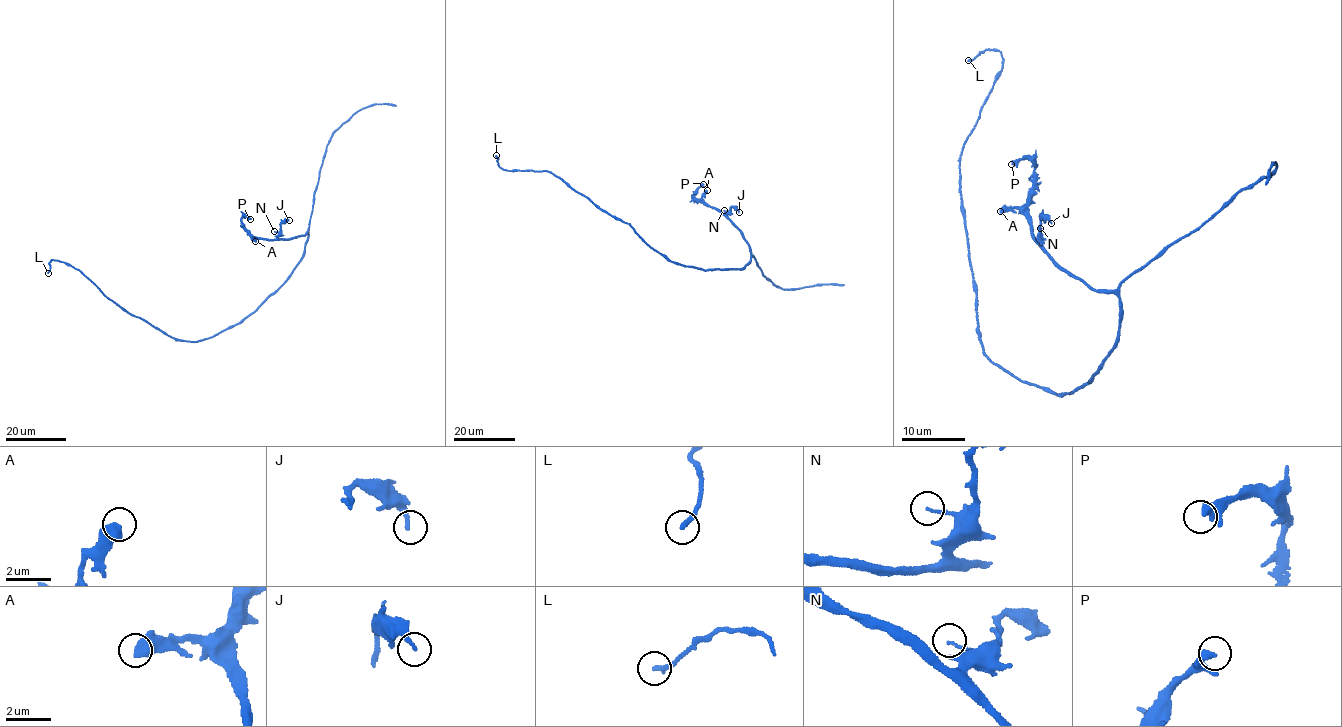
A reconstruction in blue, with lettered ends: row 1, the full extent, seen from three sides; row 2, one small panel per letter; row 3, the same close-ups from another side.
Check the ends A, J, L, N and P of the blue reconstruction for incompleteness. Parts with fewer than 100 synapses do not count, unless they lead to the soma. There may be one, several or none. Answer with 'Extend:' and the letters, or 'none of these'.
Extend: none of these

